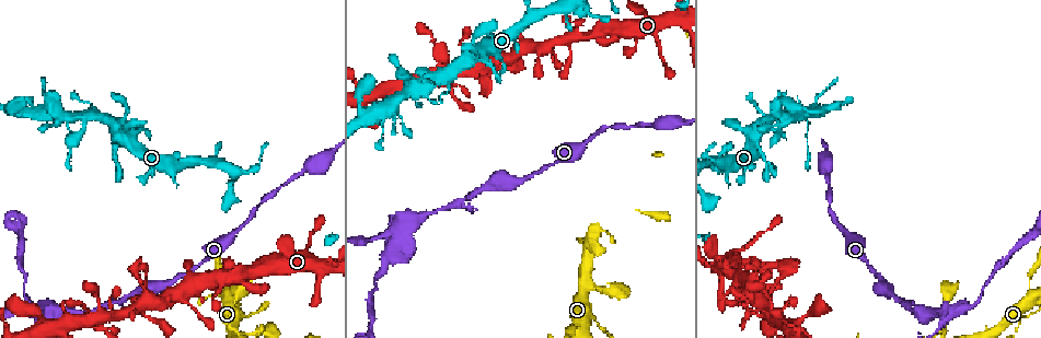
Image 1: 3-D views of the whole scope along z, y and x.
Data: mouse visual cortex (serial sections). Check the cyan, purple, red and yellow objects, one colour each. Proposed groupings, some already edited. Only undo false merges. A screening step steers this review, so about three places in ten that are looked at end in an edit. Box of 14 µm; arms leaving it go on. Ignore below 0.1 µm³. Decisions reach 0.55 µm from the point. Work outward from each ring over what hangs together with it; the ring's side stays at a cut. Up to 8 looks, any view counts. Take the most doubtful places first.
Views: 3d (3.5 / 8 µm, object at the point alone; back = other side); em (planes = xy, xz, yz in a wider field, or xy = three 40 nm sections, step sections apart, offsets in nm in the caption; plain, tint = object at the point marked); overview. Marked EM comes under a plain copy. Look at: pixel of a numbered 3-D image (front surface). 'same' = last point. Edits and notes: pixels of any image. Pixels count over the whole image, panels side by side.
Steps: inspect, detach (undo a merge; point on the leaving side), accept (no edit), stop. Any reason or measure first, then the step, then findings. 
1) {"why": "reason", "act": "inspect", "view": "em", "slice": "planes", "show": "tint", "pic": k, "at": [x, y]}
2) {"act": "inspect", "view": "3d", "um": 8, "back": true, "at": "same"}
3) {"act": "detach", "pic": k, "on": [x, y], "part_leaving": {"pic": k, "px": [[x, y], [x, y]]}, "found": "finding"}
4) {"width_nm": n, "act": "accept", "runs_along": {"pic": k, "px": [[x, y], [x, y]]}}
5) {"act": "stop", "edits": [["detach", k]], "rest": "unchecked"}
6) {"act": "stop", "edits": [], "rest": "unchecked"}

{"why": "three-way junction", "act": "inspect", "view": "3d", "um": 8, "pic": 1, "at": [228, 287]}

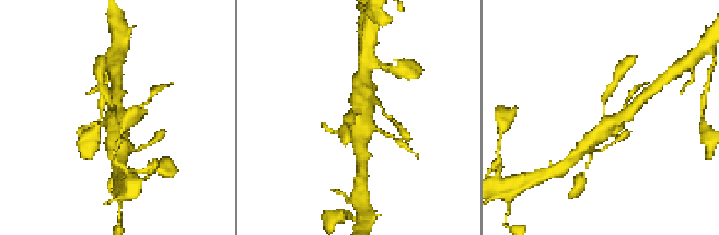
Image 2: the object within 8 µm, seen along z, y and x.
{"act": "inspect", "view": "3d", "um": 3.5, "pic": 2, "at": [111, 111]}

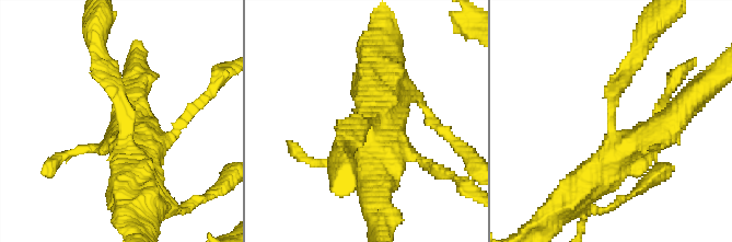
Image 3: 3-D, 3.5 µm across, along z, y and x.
{"act": "inspect", "view": "em", "slice": "xy", "step": 2, "show": "tint", "pic": 3, "at": [367, 121]}

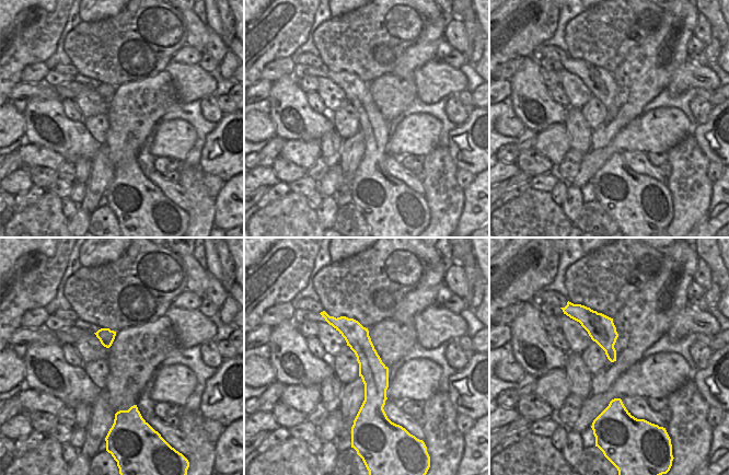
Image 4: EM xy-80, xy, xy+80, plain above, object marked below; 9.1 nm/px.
{"arms": 3, "act": "accept", "runs_along": {"pic": 4, "px": [[328, 319], [365, 350], [375, 417]]}, "found": "one cell here"}

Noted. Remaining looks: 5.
{"why": "a fork", "act": "inspect", "view": "3d", "um": 3.5, "back": true, "pic": 1, "at": [926, 316]}

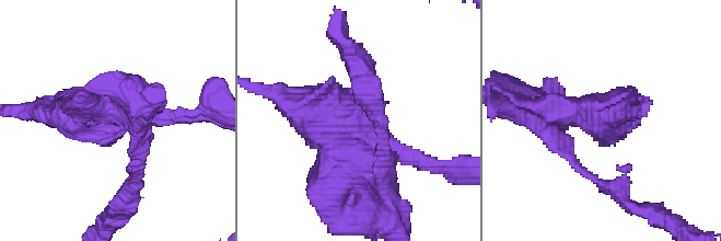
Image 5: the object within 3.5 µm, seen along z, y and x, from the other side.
{"act": "inspect", "view": "em", "slice": "xy", "step": 1, "show": "tint", "pic": 5, "at": [346, 119]}

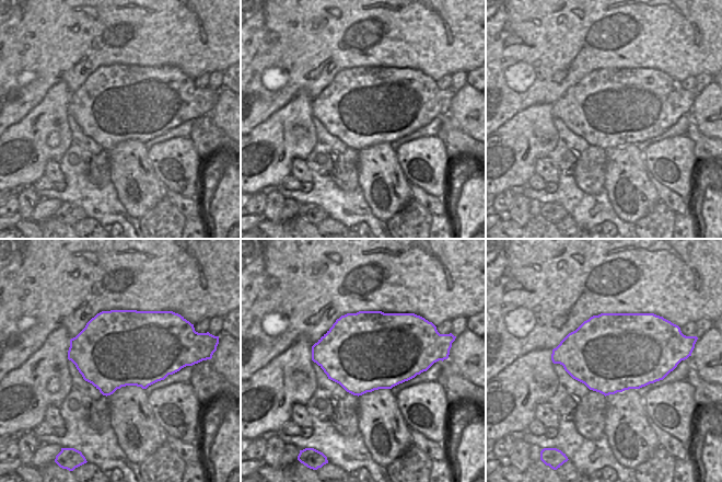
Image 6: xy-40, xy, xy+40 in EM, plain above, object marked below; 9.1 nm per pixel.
{"act": "detach", "pic": 5, "on": [135, 145], "part_leaving": {"pic": 5, "px": [[104, 108], [154, 94]]}, "found": "two cells meet here"}

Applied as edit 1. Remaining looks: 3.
{"act": "stop", "edits": [["detach", 5]], "rest": "unchecked"}

